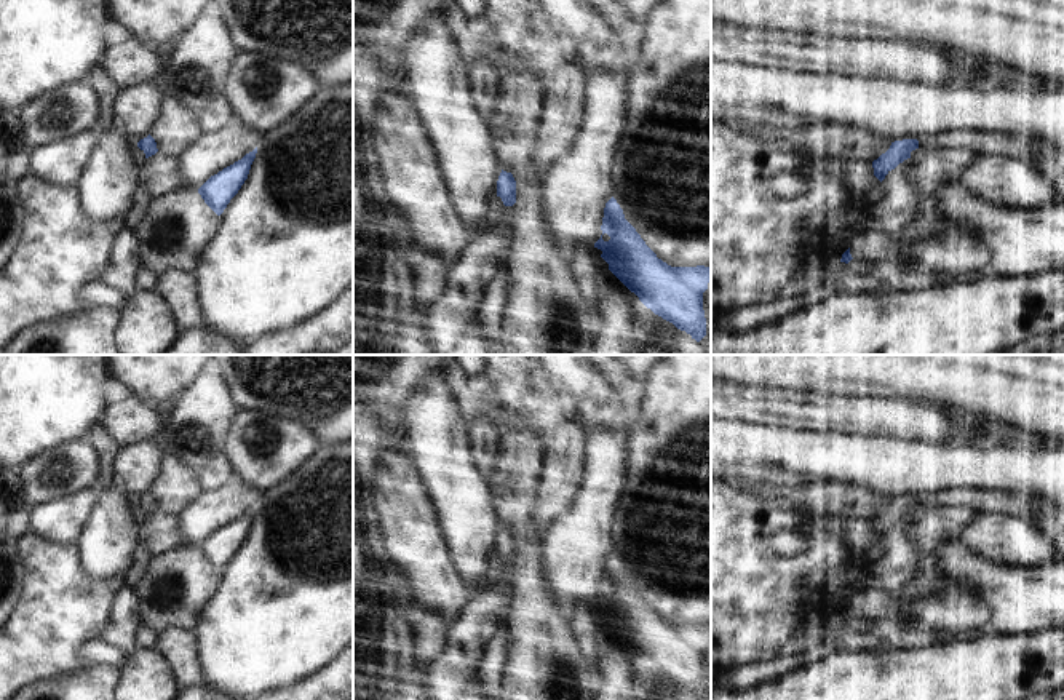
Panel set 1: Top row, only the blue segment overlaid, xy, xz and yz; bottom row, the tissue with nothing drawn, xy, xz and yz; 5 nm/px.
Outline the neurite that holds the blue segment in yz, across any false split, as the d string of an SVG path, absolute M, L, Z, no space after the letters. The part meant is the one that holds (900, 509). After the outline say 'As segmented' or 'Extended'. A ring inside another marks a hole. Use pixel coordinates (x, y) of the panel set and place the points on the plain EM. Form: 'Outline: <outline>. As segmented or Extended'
Outline: M903 497L891 500L890 507L872 519L874 534L882 540L885 534L899 521L911 516L911 510L919 507L917 497Z. As segmented

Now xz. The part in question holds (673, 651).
Outline: M612 555L604 566L602 593L594 601L609 628L655 673L685 689L697 700L706 694L703 650L709 641L709 625L671 625L645 603L636 587L625 577L623 567Z. As segmented

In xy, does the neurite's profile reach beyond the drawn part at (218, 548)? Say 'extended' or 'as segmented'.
as segmented

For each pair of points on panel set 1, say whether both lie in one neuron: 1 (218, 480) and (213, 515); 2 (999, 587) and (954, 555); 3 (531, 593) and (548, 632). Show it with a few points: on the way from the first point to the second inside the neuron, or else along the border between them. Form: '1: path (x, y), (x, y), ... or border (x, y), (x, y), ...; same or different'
1: border (232, 475), (222, 485), (206, 491); different
2: path (988, 580), (965, 566); same
3: path (535, 603), (535, 619), (539, 622); same

